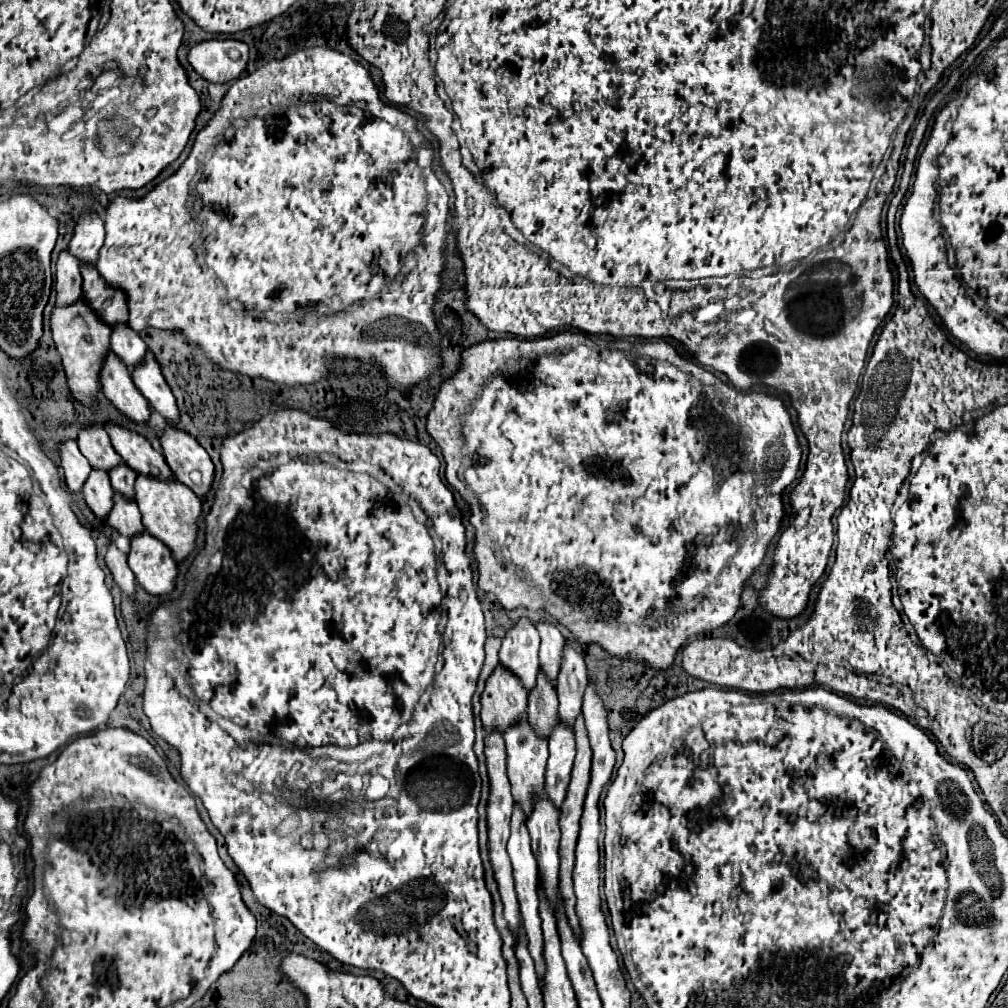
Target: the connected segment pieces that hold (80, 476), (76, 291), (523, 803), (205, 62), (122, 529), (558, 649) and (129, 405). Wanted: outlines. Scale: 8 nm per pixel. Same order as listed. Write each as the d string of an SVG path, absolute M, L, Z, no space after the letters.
M71 440L71 442L61 444L61 466L65 470L65 480L67 480L69 490L75 494L81 494L91 468L89 468L89 462L85 460L85 456L81 456L77 442Z
M61 252L55 270L55 290L57 290L57 308L75 304L81 298L81 270L77 260L69 252Z
M529 722L517 724L513 732L505 732L505 752L507 752L507 776L511 782L511 794L515 802L519 804L521 812L525 814L525 820L529 820L533 812L533 802L543 796L543 774L545 774L545 764L547 764L547 740L537 740L533 732L529 732Z
M207 40L189 50L189 64L207 82L239 78L249 62L249 46L239 40Z
M115 494L115 506L107 518L107 524L117 530L121 536L131 540L133 536L145 532L141 524L141 512L133 500L125 500L123 496Z
M539 622L537 630L541 634L541 648L539 648L539 664L541 672L547 676L553 688L557 688L557 674L561 670L561 660L563 660L563 646L565 640L557 626Z
M109 352L105 360L105 368L101 372L101 384L103 384L105 398L123 416L143 426L149 424L149 416L151 416L149 402L145 400L145 396L141 396L141 392L137 392L129 370L117 360L117 356L113 356L113 352Z

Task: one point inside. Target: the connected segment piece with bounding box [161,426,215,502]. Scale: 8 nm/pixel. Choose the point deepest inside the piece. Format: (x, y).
(185, 457)

